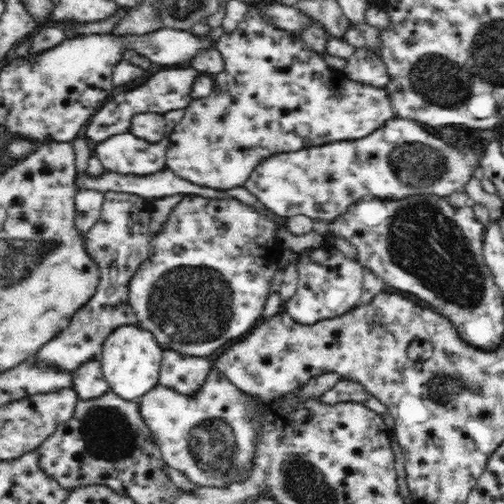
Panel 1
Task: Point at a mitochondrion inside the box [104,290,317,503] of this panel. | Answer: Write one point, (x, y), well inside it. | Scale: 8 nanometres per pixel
(215, 449)

